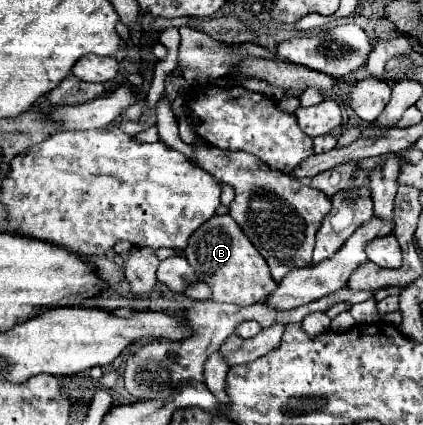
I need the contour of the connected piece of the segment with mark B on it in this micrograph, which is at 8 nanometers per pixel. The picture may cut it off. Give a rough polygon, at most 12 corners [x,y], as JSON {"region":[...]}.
{"region":[[232,216],[184,250],[212,300],[252,306],[278,286]]}

